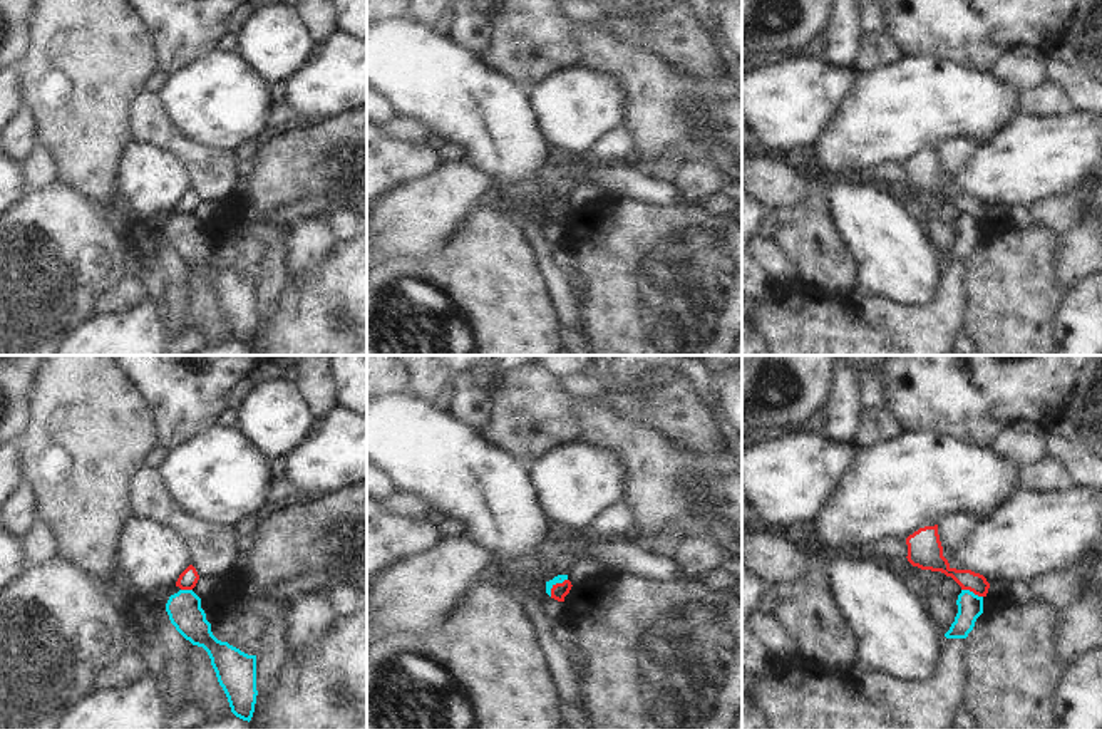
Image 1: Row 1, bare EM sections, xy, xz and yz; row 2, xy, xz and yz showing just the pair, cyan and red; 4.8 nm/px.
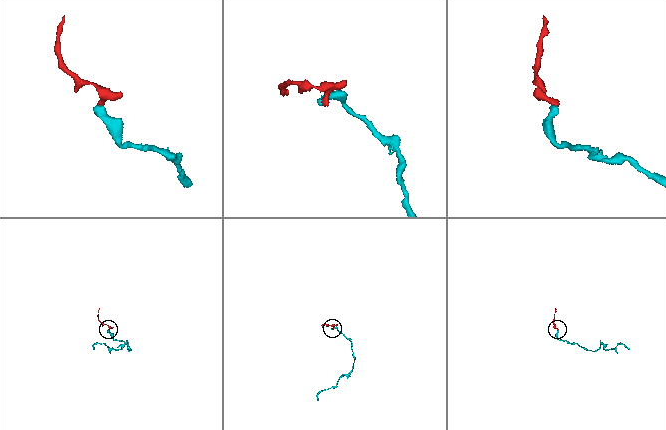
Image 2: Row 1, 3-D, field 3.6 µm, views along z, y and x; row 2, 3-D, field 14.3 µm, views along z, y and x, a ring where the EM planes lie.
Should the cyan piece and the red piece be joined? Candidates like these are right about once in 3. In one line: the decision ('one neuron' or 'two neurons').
two neurons

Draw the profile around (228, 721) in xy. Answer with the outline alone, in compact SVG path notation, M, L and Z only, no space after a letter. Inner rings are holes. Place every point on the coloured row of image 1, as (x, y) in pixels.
M233 712L224 714L209 722L203 722L193 729L251 729L248 721L236 717Z

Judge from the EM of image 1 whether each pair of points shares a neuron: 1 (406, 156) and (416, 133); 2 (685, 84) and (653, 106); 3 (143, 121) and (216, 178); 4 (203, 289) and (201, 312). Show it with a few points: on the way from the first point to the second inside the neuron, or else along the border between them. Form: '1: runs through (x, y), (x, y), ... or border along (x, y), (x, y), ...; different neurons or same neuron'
1: border along (384, 134), (412, 144), (427, 144); different neurons
2: runs through (677, 86), (662, 98); same neuron
3: runs through (161, 134), (198, 163); same neuron
4: runs through (201, 294), (201, 307); same neuron

